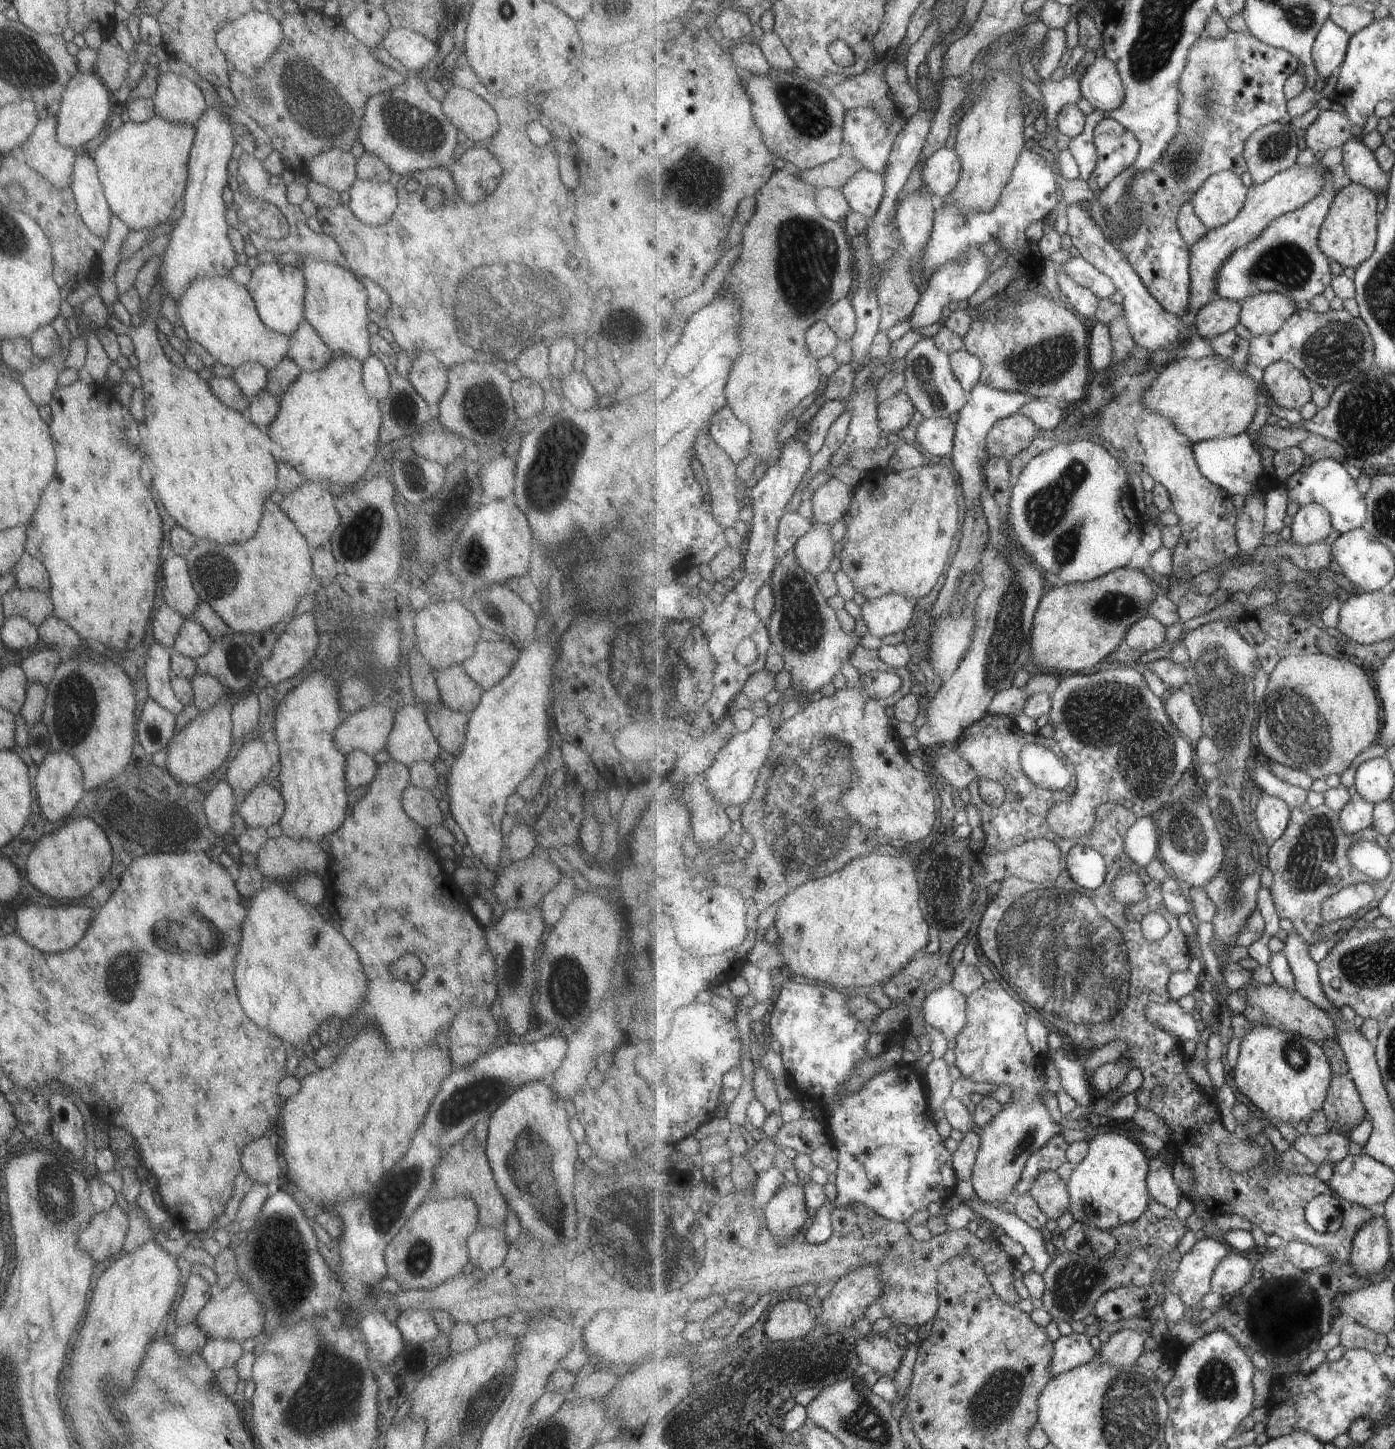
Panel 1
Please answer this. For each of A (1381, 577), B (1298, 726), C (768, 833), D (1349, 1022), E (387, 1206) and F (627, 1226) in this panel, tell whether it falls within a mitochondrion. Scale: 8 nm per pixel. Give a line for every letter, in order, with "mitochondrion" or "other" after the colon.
A: other
B: mitochondrion
C: mitochondrion
D: other
E: mitochondrion
F: mitochondrion

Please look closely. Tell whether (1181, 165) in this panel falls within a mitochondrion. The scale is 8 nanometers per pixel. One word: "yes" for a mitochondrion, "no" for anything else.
yes

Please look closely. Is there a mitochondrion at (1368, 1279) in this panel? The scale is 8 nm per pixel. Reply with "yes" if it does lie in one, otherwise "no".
no

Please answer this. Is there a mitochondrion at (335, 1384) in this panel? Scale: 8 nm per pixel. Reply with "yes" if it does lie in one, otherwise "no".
yes

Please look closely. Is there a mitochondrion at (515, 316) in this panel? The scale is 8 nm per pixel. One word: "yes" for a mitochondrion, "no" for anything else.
yes

